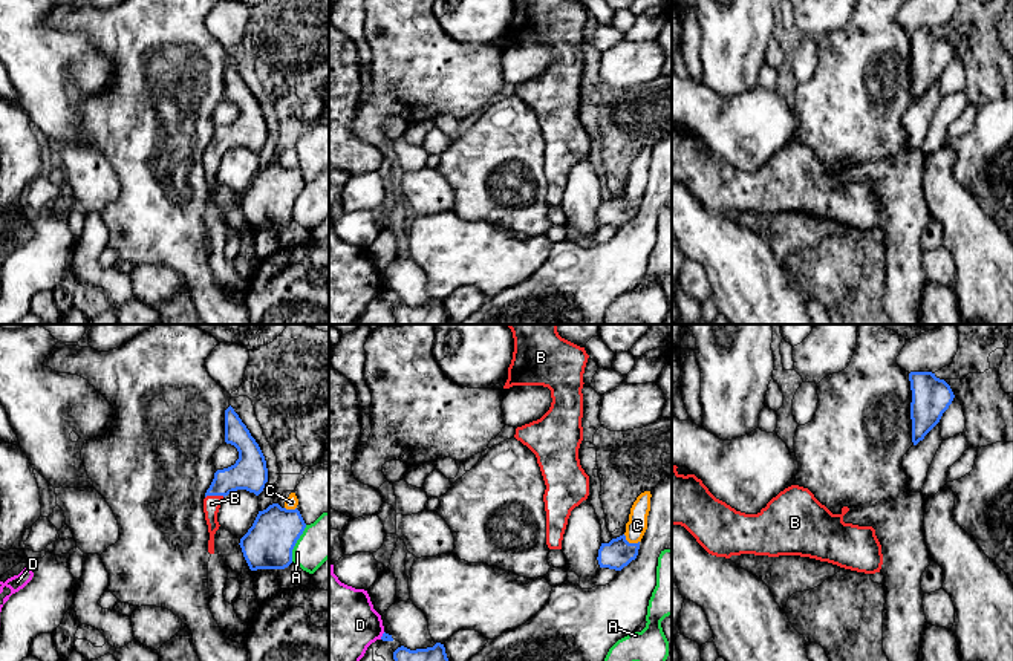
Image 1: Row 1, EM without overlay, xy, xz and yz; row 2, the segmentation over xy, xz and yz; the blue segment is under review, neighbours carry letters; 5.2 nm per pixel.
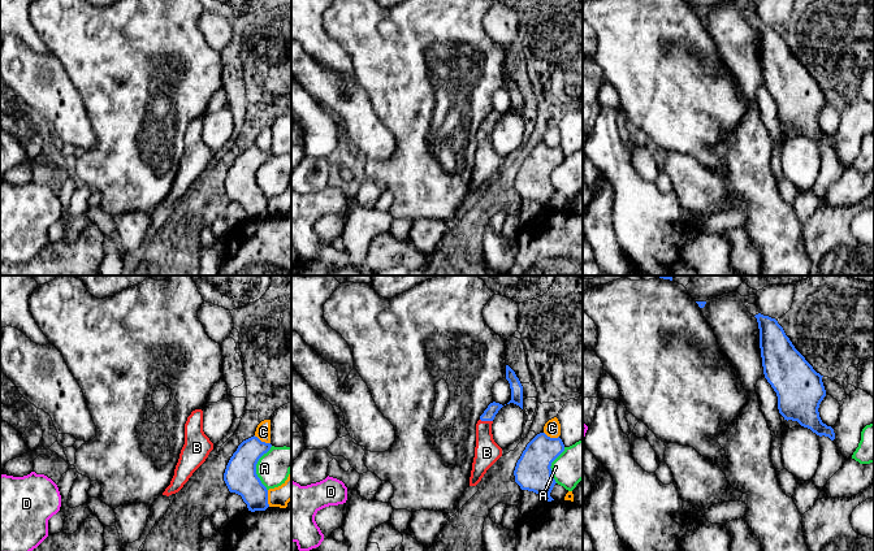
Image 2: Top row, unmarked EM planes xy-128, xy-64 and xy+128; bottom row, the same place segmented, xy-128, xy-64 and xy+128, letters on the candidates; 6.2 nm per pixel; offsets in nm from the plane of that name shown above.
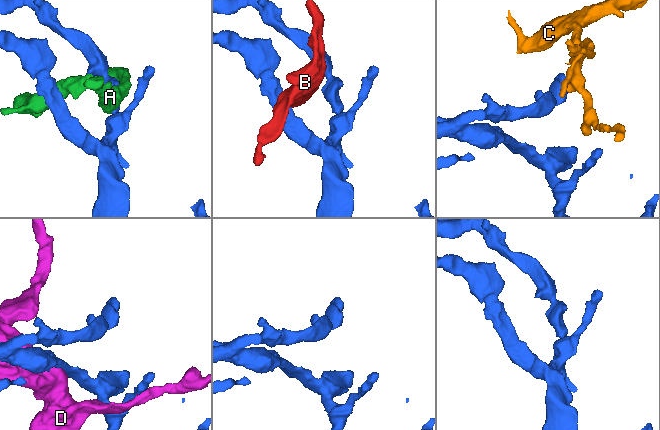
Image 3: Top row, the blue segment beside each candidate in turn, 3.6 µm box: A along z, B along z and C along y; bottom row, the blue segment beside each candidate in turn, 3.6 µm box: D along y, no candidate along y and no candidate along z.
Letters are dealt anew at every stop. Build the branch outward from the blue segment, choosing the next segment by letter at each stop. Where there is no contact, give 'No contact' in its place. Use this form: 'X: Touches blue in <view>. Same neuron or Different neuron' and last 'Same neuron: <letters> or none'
A: Touches blue in xy. Different neuron
B: Touches blue in xy. Same neuron
C: Touches blue in xz. Different neuron
D: Touches blue in xz. Different neuron
Same neuron: B

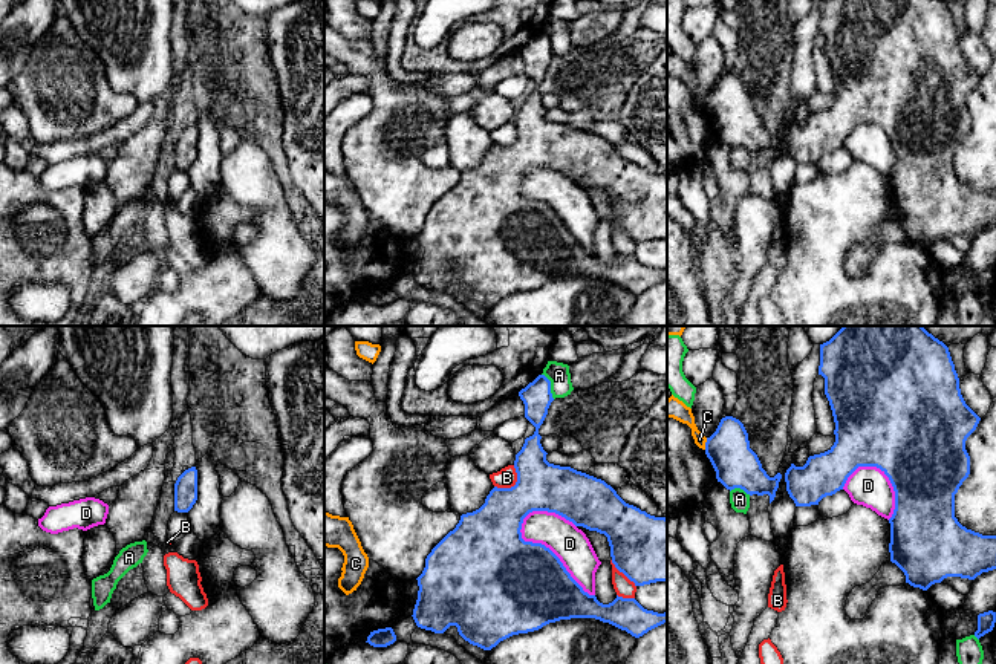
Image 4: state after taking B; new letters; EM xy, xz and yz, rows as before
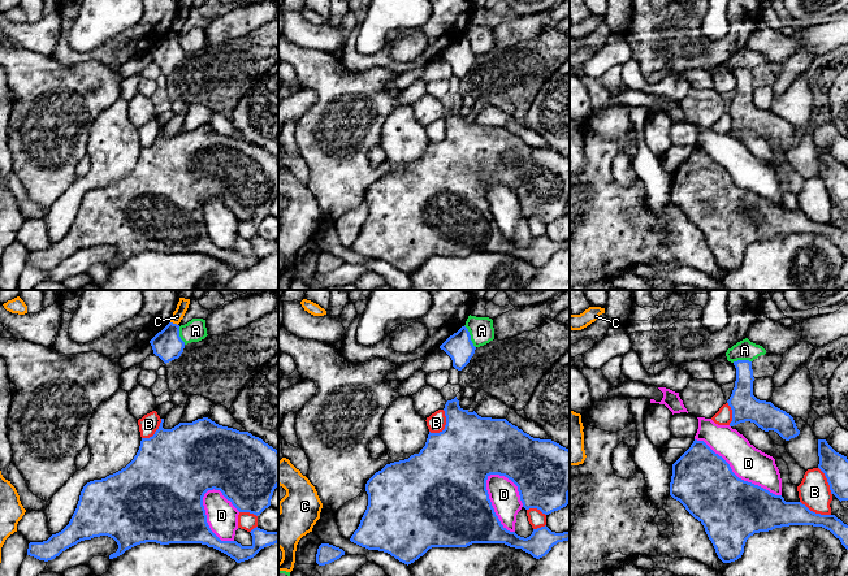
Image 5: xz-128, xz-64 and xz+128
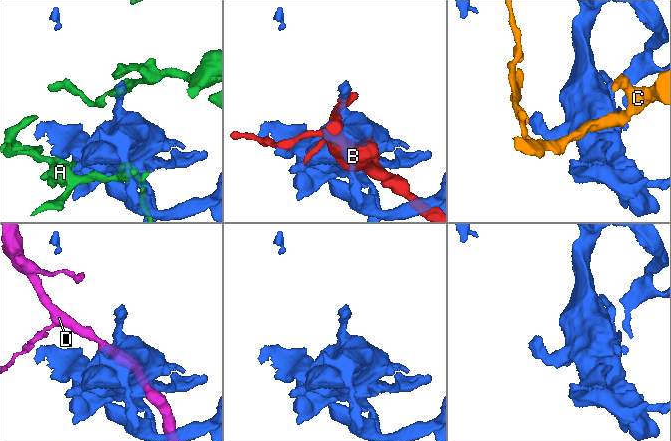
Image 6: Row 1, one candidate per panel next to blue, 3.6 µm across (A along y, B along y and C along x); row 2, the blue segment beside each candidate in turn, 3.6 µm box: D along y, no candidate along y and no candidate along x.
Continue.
A: Touches blue in xz. Different neuron
B: Touches blue in xz. Different neuron
C: Touches blue in yz. Different neuron
D: Touches blue in xz. Different neuron
Same neuron: none

